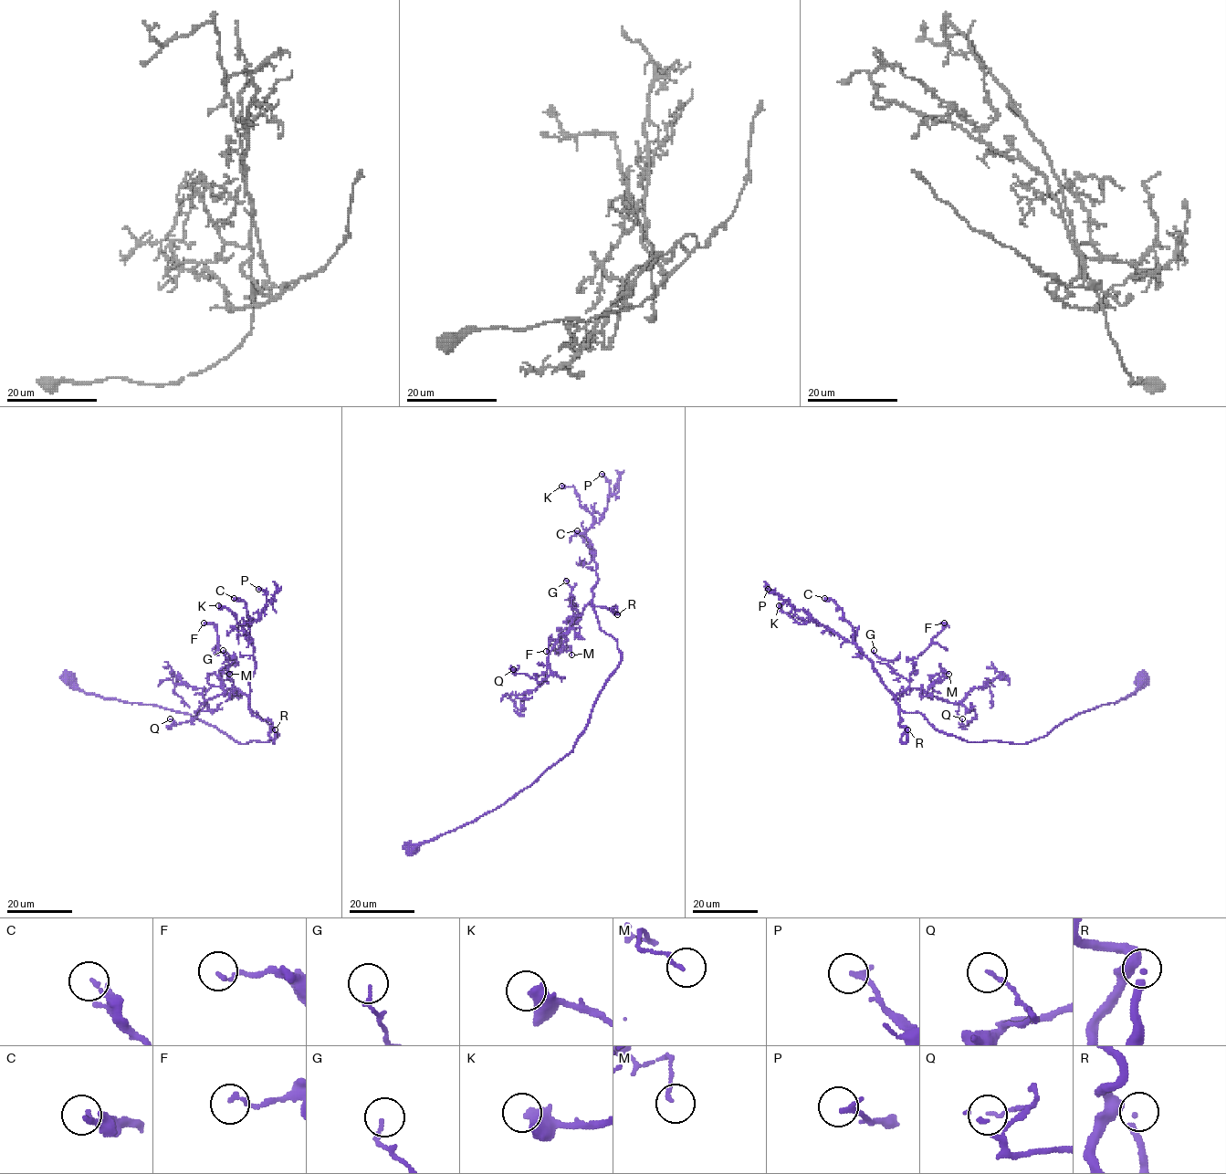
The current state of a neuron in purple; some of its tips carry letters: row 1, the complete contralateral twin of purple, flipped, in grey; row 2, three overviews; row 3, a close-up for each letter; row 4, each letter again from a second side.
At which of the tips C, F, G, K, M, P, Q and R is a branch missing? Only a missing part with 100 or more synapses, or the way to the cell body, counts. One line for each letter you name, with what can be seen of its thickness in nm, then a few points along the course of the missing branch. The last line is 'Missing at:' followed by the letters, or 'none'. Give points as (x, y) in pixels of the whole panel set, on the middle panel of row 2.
R: calibre 160 nm; course (617, 614), (617, 608), (605, 610), (593, 593), (588, 557), (572, 518), (545, 510), (533, 529), (511, 516)
Missing at: R

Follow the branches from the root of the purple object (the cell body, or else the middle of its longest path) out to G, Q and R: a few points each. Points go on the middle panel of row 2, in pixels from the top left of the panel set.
G: (410, 849), (503, 805), (568, 755), (584, 730), (621, 653), (600, 628), (592, 602), (576, 615), (566, 581)
Q: (410, 849), (497, 809), (568, 755), (621, 653), (591, 602), (559, 637), (541, 682), (513, 669)
R: (410, 849), (500, 806), (571, 750), (621, 659), (617, 642), (600, 628), (593, 606), (615, 606), (617, 614)

